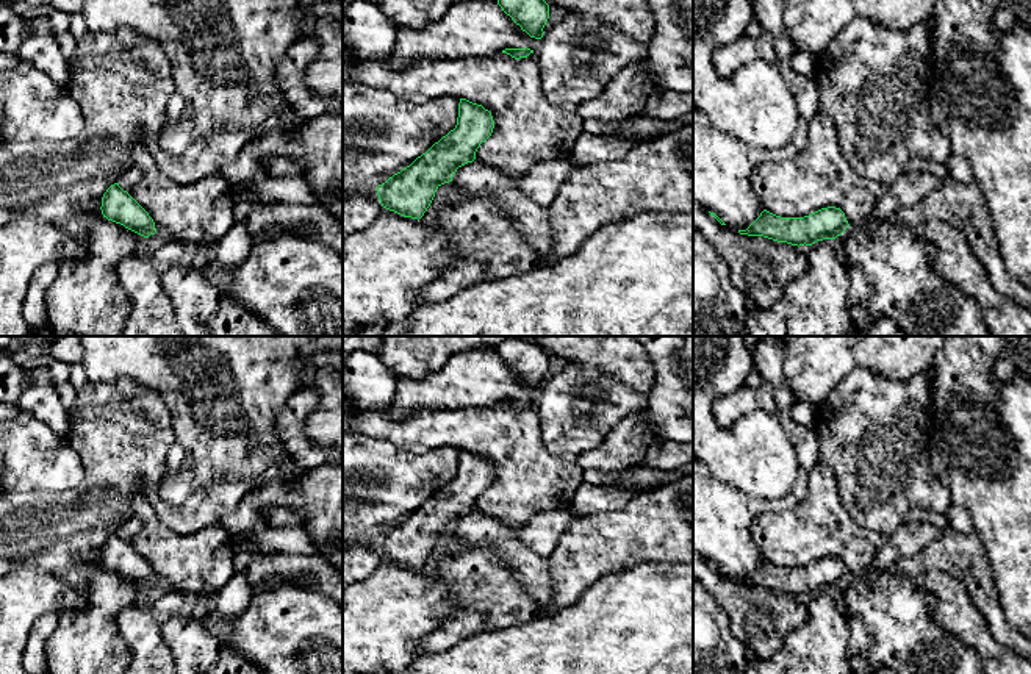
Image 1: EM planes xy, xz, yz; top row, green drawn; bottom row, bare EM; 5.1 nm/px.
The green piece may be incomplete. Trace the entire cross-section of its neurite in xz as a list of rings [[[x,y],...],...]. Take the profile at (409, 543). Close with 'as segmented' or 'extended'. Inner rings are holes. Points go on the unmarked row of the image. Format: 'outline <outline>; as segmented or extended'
outline [[[460,449],[455,479],[410,516],[377,536],[382,557],[419,571],[436,540],[452,532],[458,518],[476,510],[477,499],[491,486],[493,479],[494,471],[488,460]]]; as segmented

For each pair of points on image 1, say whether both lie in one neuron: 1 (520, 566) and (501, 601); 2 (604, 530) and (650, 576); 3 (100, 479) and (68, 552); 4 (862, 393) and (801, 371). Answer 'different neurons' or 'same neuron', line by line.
1: different neurons
2: different neurons
3: same neuron
4: different neurons

